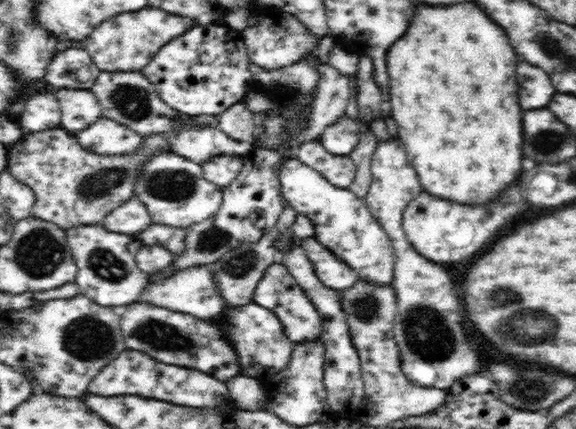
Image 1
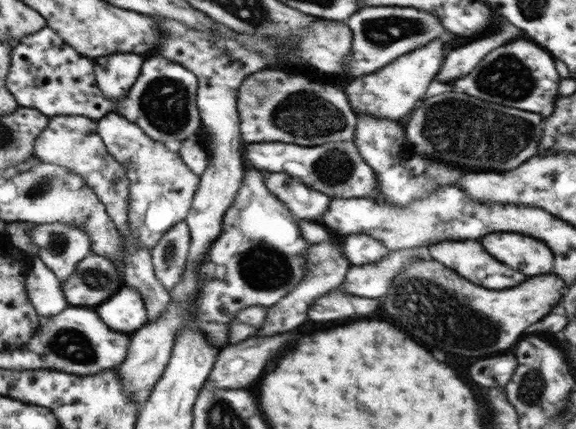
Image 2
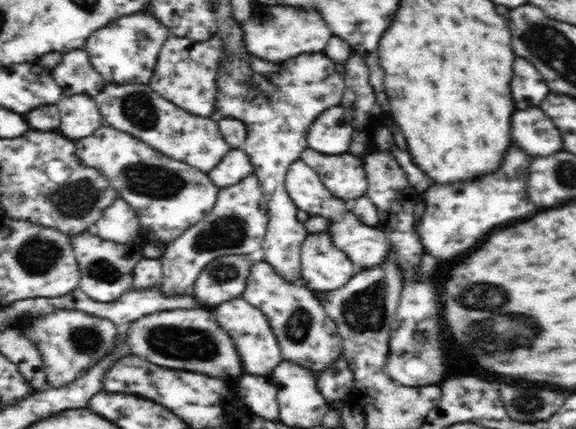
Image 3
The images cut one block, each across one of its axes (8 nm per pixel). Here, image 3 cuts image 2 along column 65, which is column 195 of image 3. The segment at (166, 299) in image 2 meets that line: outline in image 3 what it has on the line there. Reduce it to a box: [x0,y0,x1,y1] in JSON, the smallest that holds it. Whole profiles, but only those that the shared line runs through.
[93,83,231,174]

